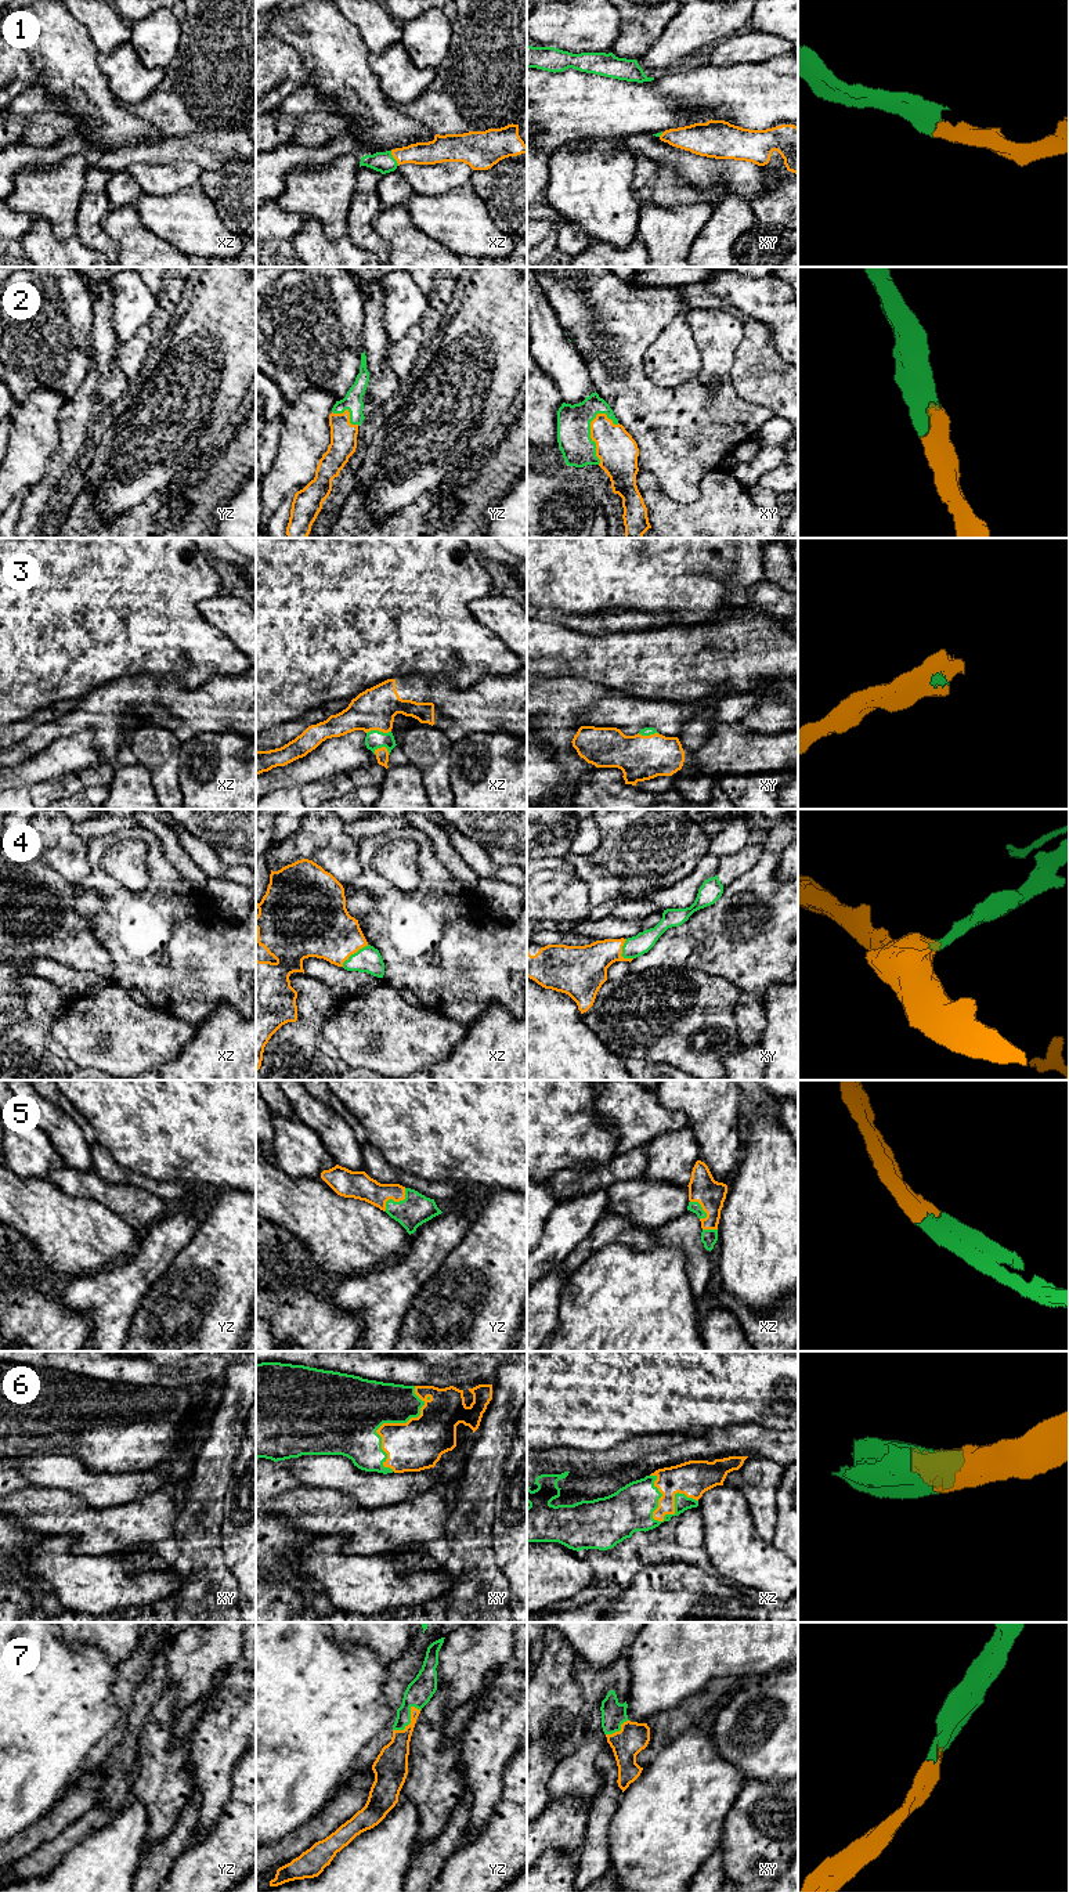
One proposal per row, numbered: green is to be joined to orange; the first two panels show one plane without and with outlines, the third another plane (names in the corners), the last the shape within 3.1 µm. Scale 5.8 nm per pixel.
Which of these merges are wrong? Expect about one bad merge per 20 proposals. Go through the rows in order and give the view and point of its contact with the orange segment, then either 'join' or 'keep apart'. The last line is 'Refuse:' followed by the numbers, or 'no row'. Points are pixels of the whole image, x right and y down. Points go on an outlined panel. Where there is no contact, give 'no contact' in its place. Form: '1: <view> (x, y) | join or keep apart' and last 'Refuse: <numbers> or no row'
1: xz (393, 156) | join
2: xy (591, 436) | join
3: xz (378, 729) | join
4: xz (354, 952) | join
5: yz (396, 1201) | join
6: xy (390, 1423) | join
7: yz (411, 1719) | join
Refuse: no row

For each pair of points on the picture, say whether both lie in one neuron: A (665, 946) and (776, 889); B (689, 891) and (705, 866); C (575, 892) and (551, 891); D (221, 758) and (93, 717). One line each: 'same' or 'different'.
A: same
B: same
C: same
D: different

